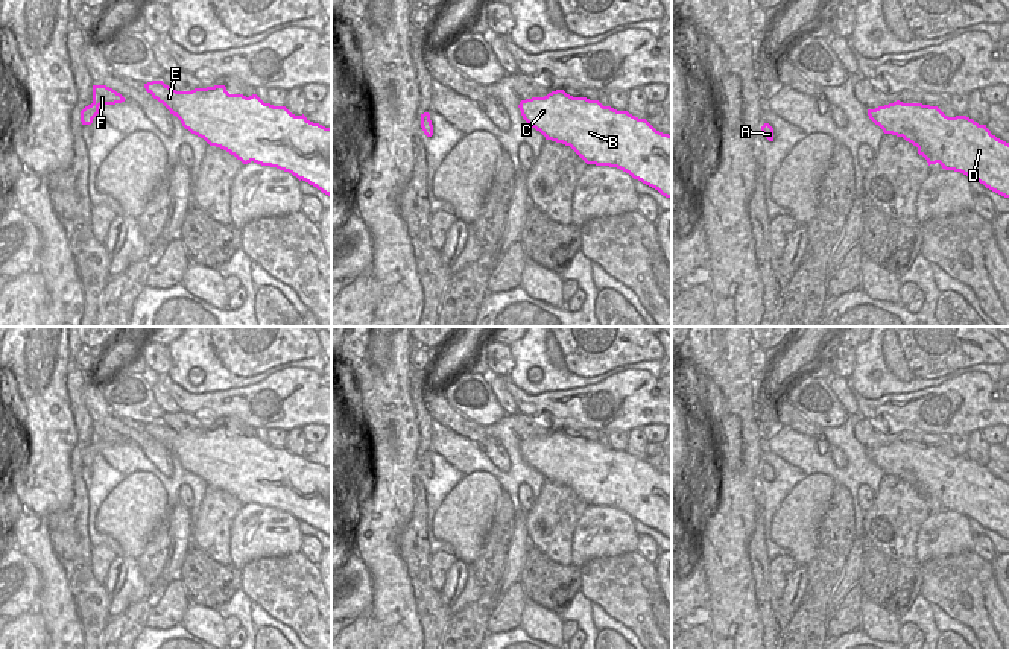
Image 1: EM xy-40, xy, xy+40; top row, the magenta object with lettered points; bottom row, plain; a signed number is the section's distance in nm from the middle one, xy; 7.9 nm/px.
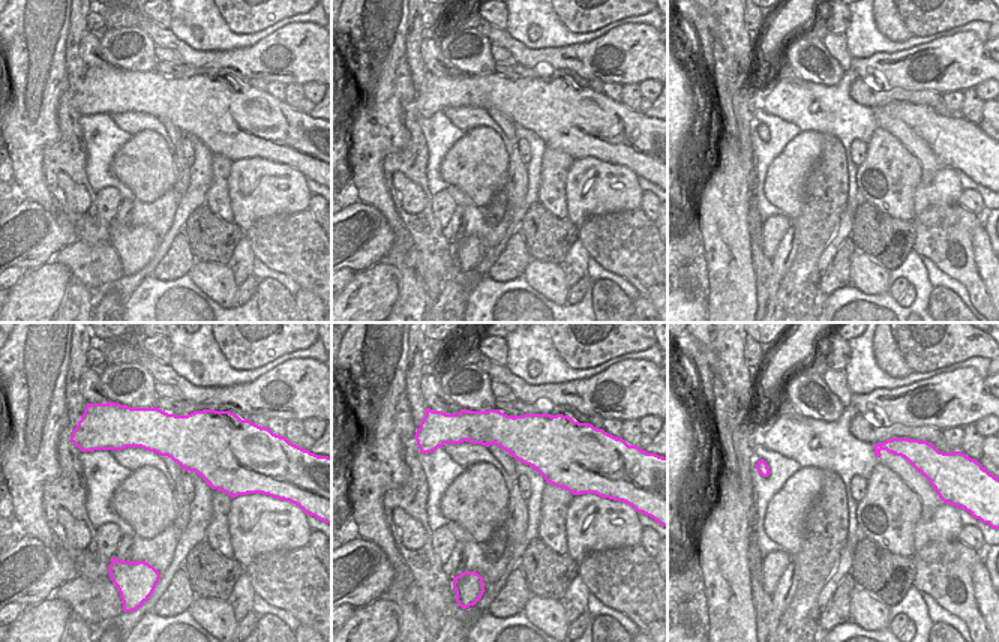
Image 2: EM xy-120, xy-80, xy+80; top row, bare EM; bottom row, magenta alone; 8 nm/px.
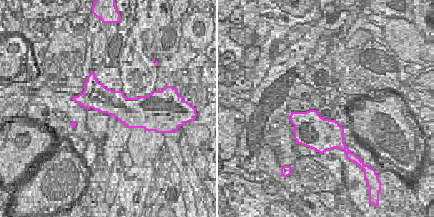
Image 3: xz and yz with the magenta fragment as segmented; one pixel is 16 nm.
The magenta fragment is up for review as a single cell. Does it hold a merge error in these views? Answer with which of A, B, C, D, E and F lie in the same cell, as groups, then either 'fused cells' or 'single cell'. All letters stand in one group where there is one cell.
A B C D E F | single cell

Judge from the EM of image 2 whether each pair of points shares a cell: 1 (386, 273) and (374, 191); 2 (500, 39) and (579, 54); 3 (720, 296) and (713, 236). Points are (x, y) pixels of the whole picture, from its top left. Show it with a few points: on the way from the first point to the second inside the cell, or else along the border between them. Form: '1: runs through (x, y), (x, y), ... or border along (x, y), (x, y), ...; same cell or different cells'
1: border along (384, 260), (398, 272), (398, 294); different cells
2: runs through (519, 51), (524, 56), (560, 56); same cell
3: runs through (720, 281), (720, 251); same cell

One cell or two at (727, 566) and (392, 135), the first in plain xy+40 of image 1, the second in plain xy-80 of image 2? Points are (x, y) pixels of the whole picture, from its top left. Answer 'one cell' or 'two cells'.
one cell

